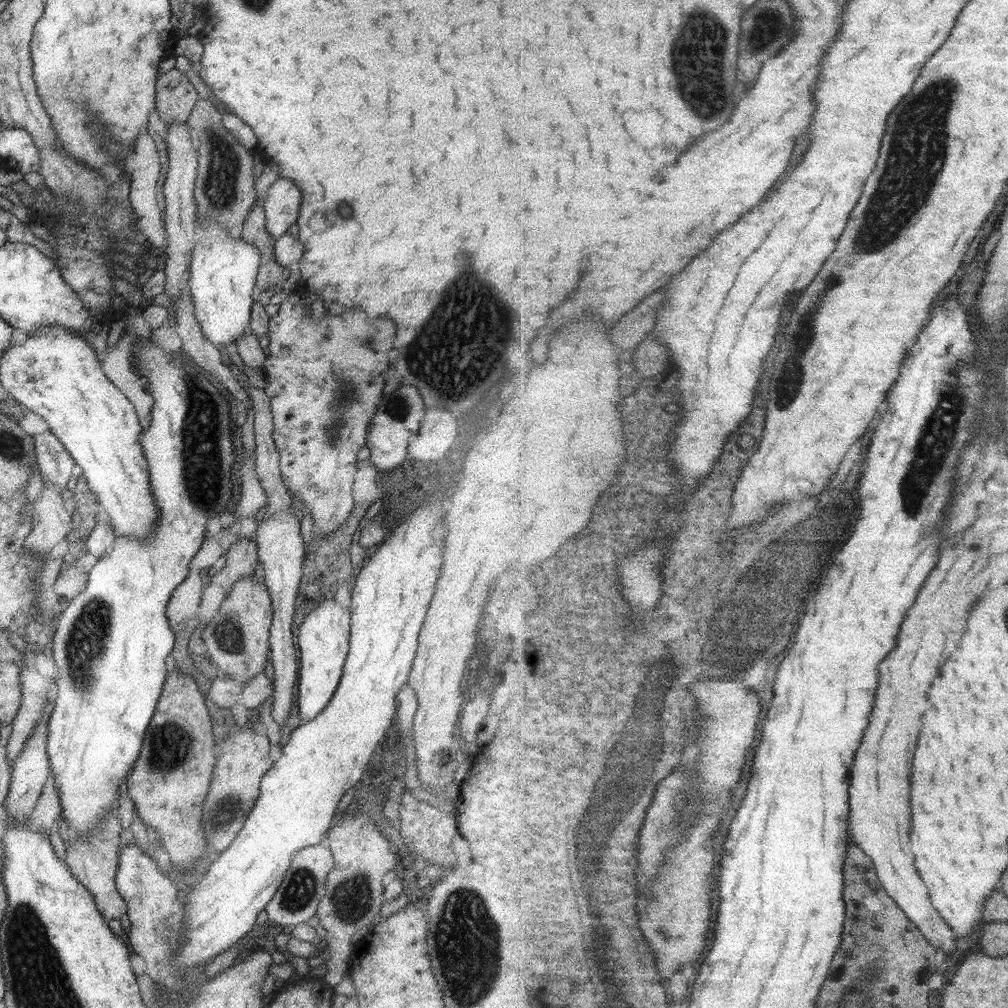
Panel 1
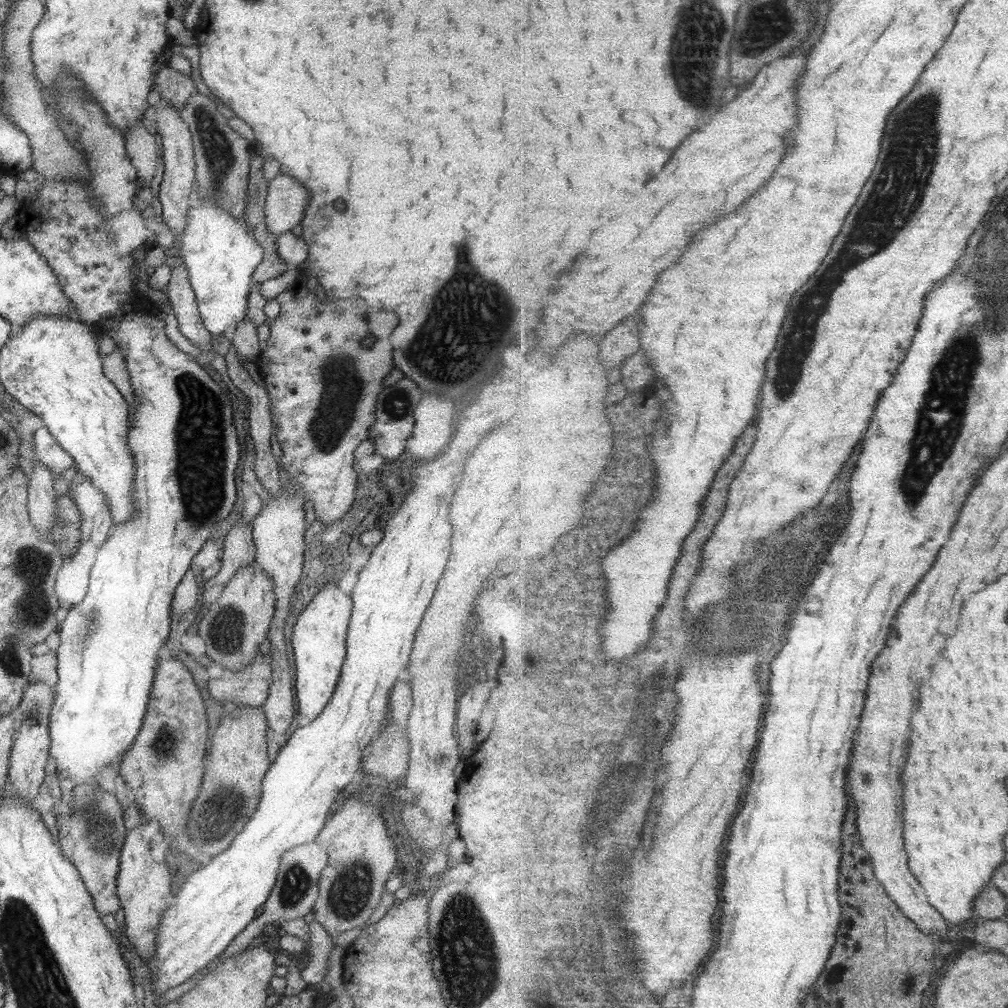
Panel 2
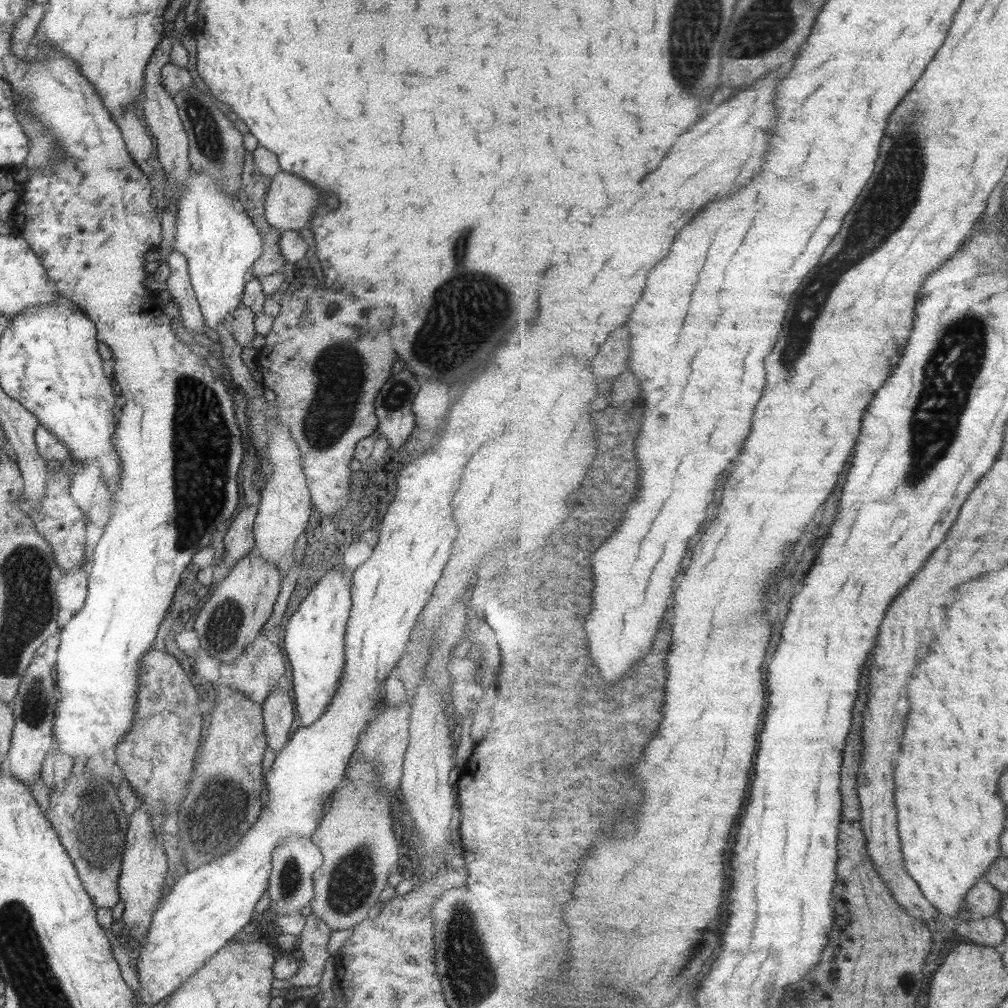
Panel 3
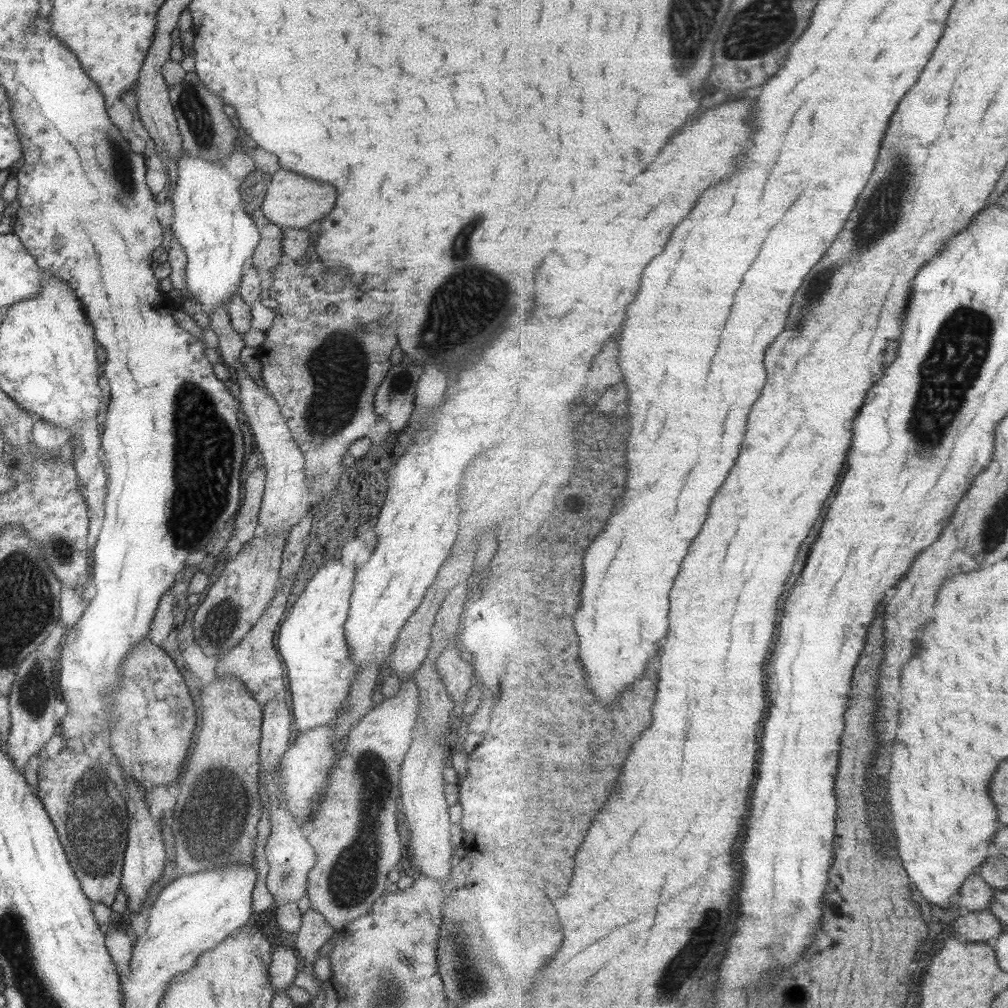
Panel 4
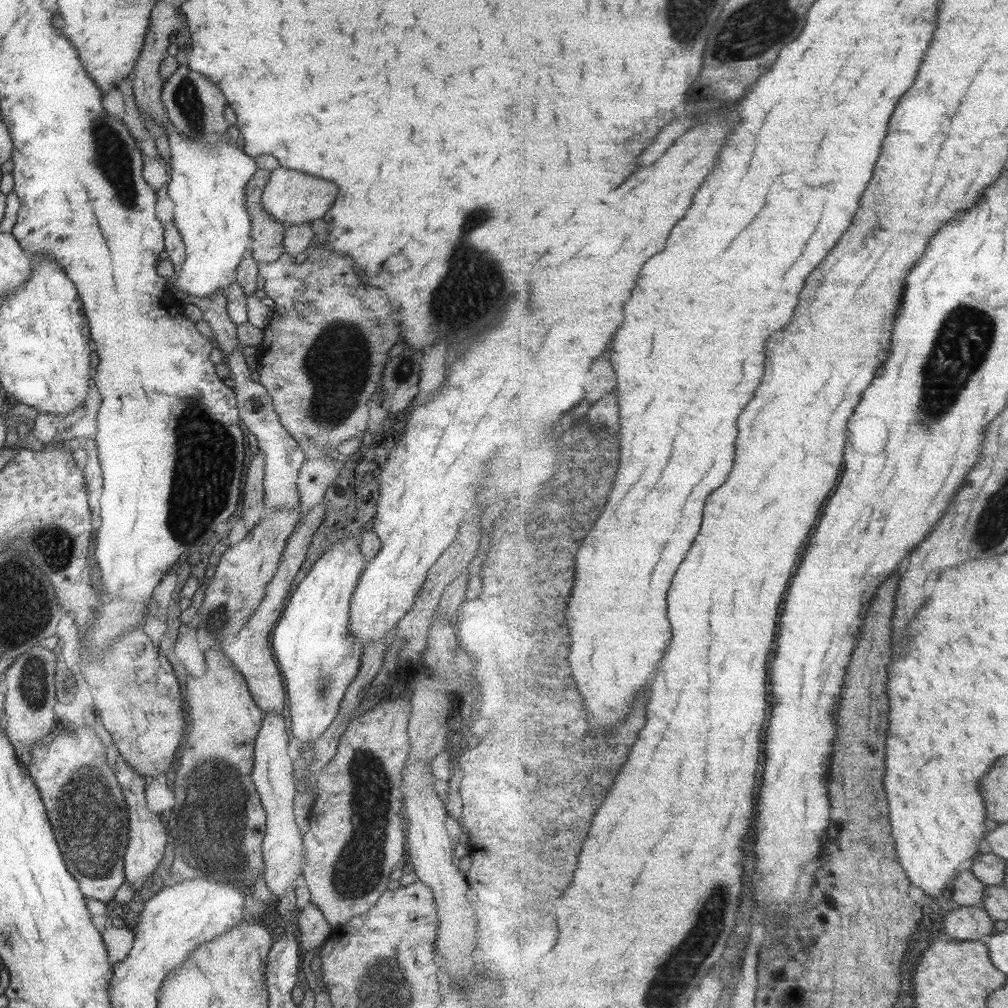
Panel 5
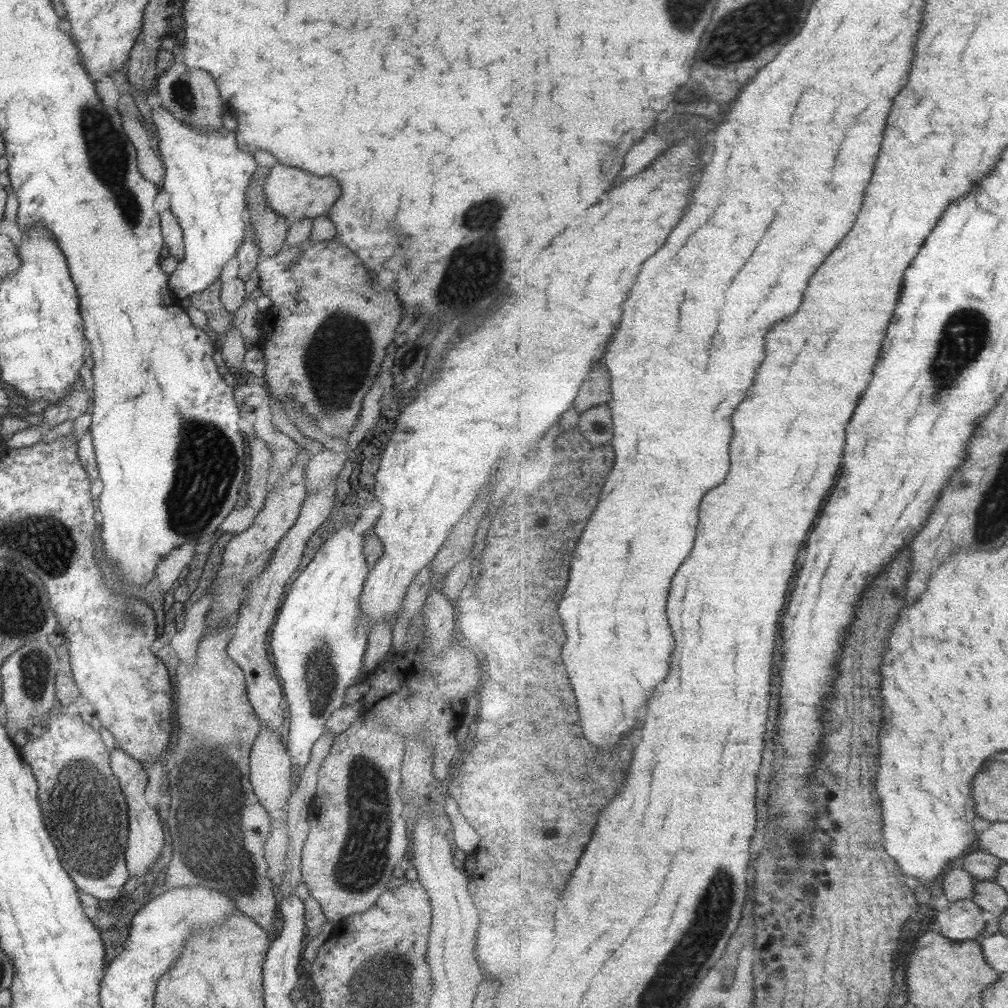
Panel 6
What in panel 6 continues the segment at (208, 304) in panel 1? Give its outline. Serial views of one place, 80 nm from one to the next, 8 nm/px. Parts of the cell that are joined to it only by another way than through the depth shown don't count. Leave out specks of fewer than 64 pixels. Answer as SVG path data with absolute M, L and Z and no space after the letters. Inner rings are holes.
M152 106L151 126L158 134L154 141L156 153L164 166L162 190L169 194L169 211L178 221L184 244L184 257L179 261L175 270L168 275L168 287L177 299L201 292L213 284L216 276L225 263L233 258L246 236L246 188L251 175L255 172L256 163L253 155L239 150L234 131L219 129L217 131L193 131L173 118L162 106Z

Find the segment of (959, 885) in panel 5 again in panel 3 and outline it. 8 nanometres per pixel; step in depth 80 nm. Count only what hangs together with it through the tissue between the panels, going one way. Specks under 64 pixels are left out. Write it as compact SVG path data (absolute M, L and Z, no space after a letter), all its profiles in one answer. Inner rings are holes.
M982 878L967 895L965 907L976 917L987 918L998 915L999 901L1004 897L987 878Z

